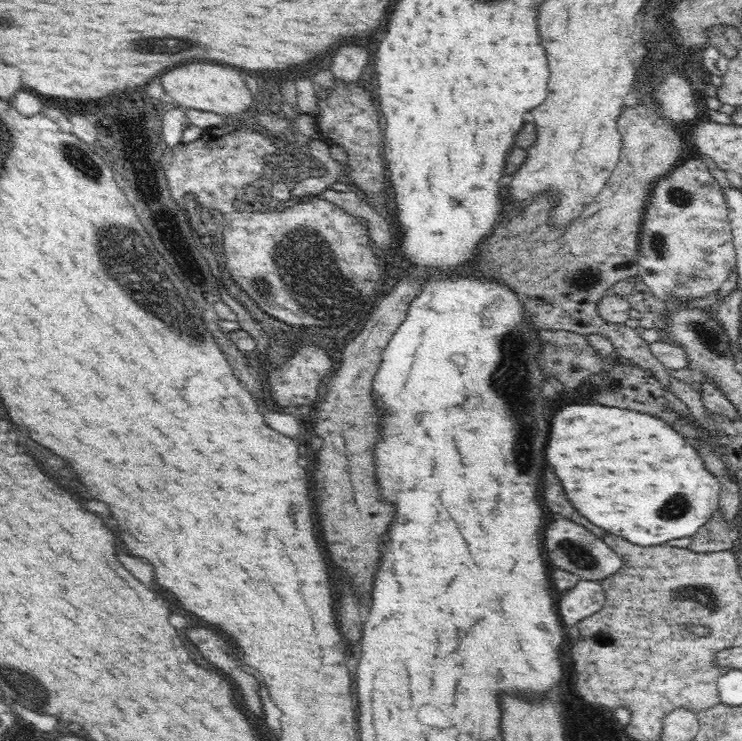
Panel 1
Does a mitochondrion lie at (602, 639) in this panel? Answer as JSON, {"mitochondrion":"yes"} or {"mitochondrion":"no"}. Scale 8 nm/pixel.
{"mitochondrion":"no"}

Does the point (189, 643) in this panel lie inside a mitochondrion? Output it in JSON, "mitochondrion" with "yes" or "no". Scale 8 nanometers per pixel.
{"mitochondrion":"no"}

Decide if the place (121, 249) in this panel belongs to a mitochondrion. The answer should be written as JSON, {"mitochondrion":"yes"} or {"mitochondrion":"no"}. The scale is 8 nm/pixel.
{"mitochondrion":"yes"}

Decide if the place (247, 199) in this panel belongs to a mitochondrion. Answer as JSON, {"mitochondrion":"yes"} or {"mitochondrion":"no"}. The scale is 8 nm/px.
{"mitochondrion":"yes"}

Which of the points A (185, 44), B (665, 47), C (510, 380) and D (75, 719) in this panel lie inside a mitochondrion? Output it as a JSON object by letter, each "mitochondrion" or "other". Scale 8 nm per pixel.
{"A":"mitochondrion","B":"mitochondrion","C":"mitochondrion","D":"other"}

